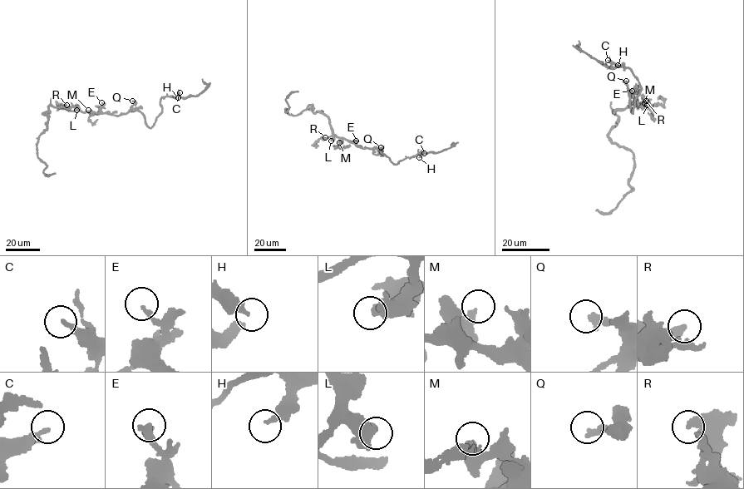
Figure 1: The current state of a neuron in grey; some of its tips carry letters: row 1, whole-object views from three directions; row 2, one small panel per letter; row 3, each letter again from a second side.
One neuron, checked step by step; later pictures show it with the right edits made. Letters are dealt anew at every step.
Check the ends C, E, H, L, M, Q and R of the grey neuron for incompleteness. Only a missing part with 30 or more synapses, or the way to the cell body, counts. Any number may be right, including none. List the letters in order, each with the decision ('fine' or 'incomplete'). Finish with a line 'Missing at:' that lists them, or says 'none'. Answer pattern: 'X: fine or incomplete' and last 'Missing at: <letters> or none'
C: fine
E: fine
H: fine
L: fine
M: fine
Q: fine
R: fine
Missing at: none

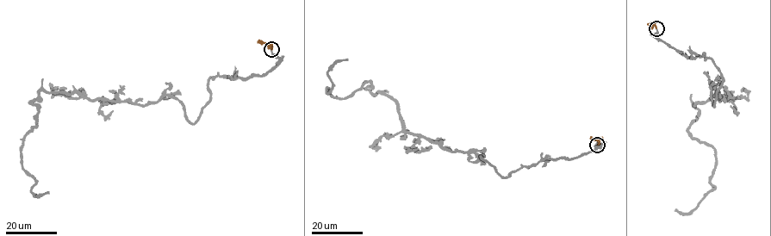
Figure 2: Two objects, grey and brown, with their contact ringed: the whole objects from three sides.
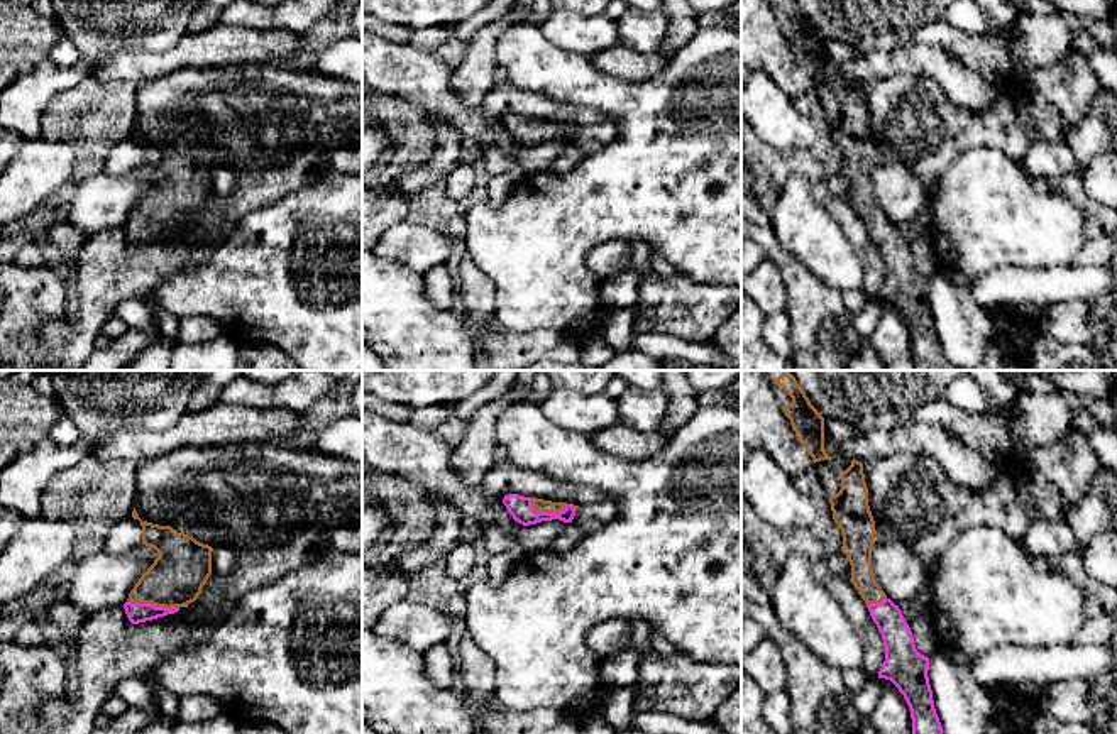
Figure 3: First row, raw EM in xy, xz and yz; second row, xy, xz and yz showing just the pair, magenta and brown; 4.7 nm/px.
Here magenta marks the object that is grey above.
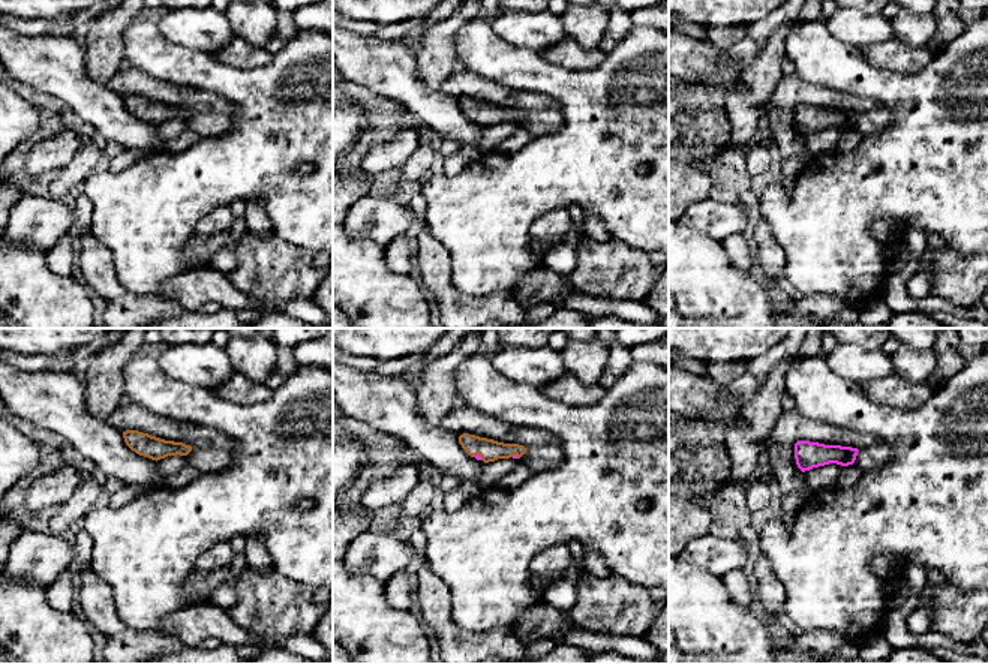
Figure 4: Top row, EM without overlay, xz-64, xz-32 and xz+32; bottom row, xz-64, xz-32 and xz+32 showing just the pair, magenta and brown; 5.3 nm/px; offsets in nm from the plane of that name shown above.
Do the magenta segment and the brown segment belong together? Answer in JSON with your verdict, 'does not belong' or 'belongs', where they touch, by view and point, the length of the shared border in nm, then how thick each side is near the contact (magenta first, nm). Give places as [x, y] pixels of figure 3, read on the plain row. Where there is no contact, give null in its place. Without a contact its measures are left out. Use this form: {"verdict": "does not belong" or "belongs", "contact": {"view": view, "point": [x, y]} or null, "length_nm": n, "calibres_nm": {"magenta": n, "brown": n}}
{"verdict": "belongs", "contact": {"view": "xy", "point": [151, 225]}, "length_nm": 260, "calibres_nm": {"magenta": 100, "brown": 260}}

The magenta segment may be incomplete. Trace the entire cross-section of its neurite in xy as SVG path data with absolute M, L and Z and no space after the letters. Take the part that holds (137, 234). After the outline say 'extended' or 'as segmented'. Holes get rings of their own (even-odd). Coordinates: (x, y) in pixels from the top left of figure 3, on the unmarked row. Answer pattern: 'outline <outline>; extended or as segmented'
outline M135 129L132 139L140 142L142 166L159 174L124 225L129 242L139 245L174 235L198 220L212 196L213 169L171 147L142 142Z; extended

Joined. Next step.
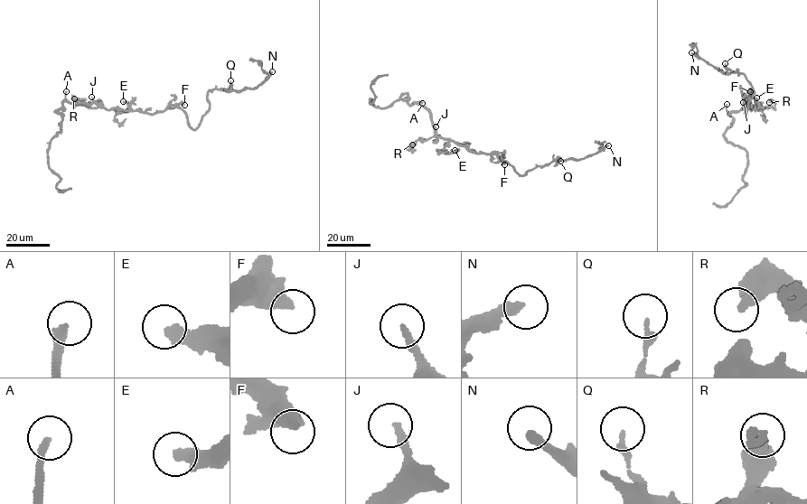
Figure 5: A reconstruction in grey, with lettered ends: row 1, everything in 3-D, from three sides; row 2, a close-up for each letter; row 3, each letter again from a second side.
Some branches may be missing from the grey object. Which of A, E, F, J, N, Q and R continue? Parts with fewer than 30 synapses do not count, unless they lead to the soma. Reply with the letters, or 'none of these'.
A, J, N

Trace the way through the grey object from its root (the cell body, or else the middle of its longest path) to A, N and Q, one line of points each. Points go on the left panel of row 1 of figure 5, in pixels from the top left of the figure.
A: (136, 111), (106, 109), (92, 102), (70, 103), (66, 98), (66, 91)
N: (136, 111), (153, 114), (179, 107), (195, 129), (209, 109), (209, 91), (257, 88), (272, 71)
Q: (136, 111), (153, 114), (179, 107), (195, 129), (209, 109), (209, 91), (227, 90), (230, 80)

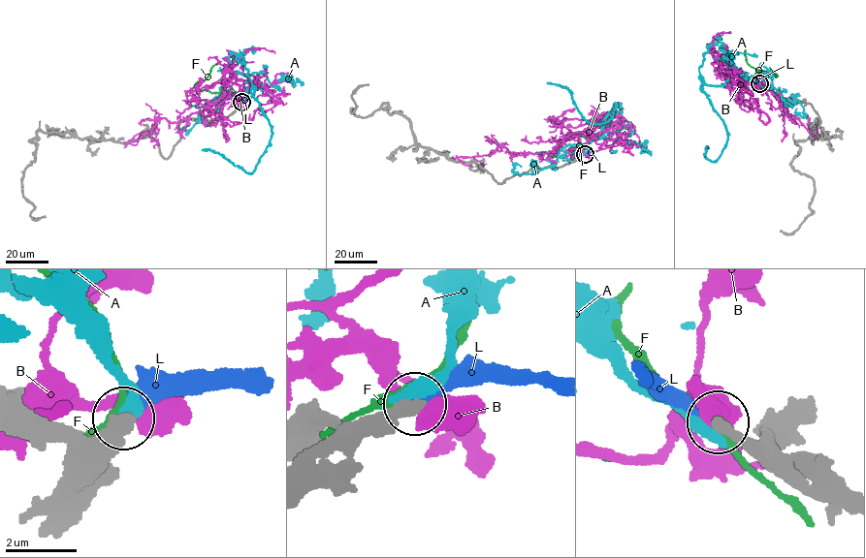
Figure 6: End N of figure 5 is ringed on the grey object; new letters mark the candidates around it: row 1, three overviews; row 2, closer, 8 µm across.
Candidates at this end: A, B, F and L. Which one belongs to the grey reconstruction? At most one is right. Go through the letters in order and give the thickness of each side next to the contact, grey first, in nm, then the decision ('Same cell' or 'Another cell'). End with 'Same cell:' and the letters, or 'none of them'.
A: Thickness 440 nm (grey) against 440 nm. Another cell
B: Thickness 400 nm (grey) against 550 nm. Another cell
F: Thickness 550 nm (grey) against 260 nm. Another cell
L: Thickness 400 nm (grey) against 400 nm. Same cell
Same cell: L

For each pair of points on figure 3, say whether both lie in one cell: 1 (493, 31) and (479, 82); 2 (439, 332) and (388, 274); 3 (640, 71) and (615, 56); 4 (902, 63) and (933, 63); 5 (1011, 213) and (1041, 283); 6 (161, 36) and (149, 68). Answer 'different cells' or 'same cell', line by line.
1: same cell
2: same cell
3: same cell
4: same cell
5: same cell
6: different cells

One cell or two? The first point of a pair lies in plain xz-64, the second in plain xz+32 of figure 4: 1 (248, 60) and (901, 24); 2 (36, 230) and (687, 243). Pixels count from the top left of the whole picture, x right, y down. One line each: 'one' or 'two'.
1: two
2: two

